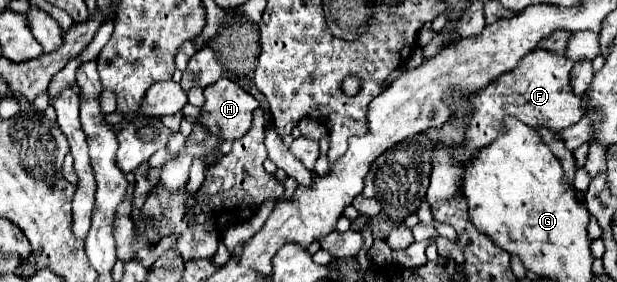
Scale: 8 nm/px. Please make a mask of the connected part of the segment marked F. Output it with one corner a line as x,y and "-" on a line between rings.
537,48
537,50
529,52
513,72
499,76
489,86
471,94
471,104
475,108
471,122
465,122
465,124
449,122
447,126
443,124
441,130
431,128
429,138
433,142
443,140
447,144
457,146
459,158
463,162
467,162
467,160
471,160
471,154
475,154
483,144
489,144
489,140
493,142
495,136
501,134
505,114
511,114
533,128
547,126
557,132
565,130
567,126
573,126
575,122
579,122
583,116
581,98
577,98
569,86
571,68
573,68
573,62
567,56
551,54
549,50

